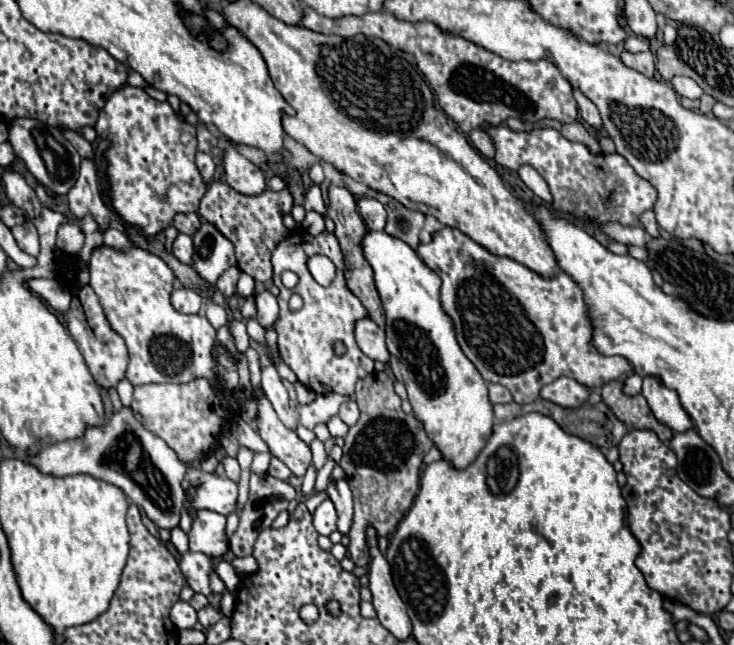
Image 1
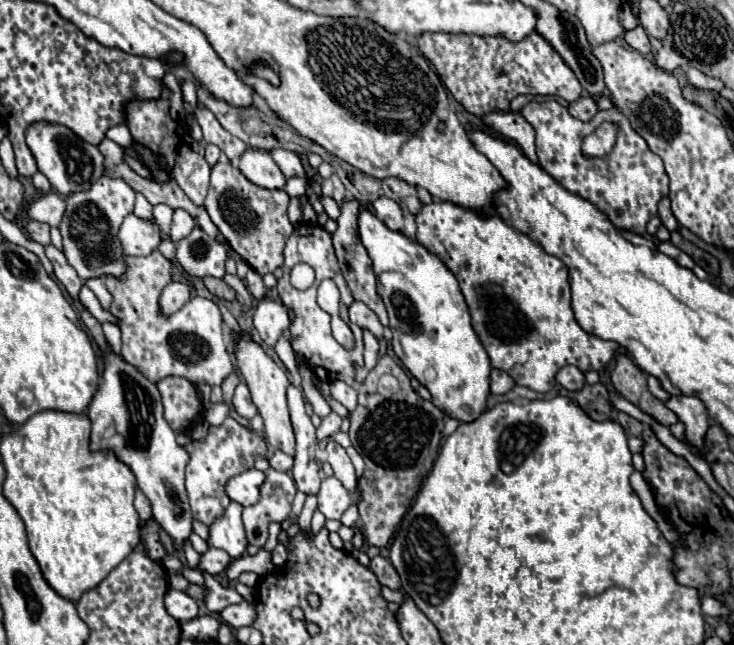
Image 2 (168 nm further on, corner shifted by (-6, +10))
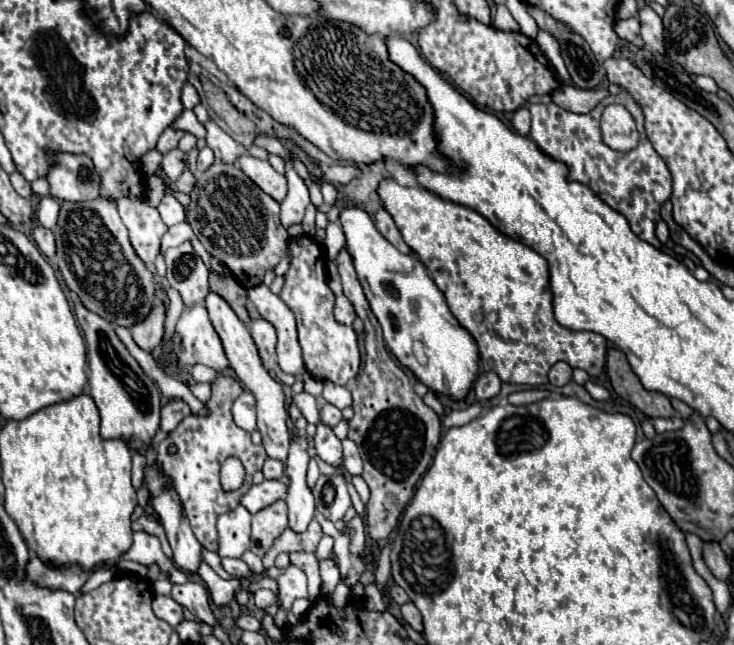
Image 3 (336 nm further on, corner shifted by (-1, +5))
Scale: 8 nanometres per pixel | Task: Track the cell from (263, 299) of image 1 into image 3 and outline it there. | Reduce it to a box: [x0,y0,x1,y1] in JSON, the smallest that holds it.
[249,317,277,363]

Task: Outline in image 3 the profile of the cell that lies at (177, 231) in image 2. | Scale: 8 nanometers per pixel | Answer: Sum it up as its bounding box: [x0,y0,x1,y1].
[157,195,185,227]

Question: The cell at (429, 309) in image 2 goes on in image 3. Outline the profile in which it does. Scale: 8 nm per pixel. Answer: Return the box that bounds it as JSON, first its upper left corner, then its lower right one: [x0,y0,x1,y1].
[341,207,479,401]

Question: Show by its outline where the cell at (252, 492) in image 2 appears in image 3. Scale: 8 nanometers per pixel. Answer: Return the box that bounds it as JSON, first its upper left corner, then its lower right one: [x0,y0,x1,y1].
[241,479,287,511]

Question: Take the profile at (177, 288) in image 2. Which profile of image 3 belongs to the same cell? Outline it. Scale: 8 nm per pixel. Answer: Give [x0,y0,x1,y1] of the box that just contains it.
[131,301,167,351]

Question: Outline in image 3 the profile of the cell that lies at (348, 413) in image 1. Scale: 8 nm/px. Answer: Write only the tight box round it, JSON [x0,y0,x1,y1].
[323,381,351,409]

